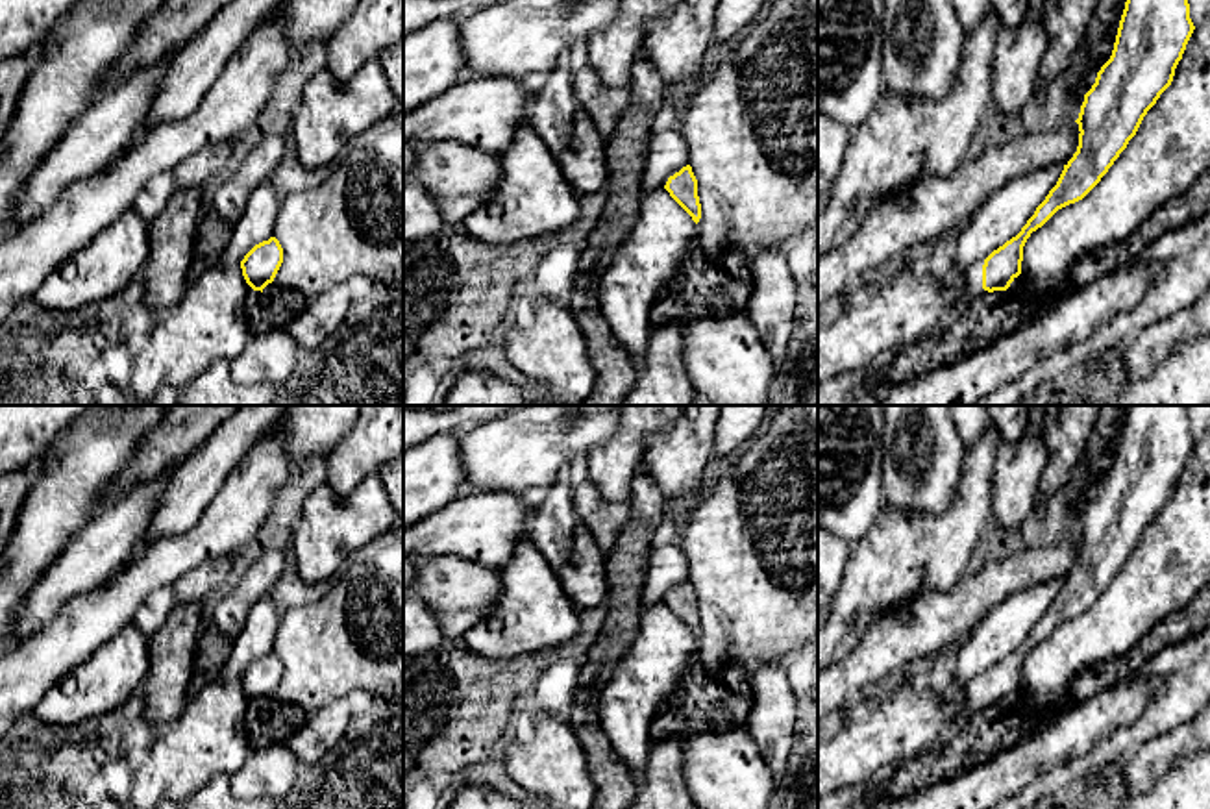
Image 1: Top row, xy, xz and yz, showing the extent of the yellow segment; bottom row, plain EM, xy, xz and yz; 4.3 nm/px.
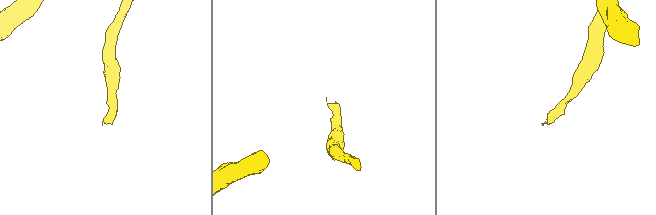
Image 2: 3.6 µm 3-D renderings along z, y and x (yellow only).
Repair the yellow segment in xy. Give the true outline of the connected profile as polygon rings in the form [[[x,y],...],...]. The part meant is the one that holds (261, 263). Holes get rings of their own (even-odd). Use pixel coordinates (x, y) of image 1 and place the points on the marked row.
[[[276,237],[255,244],[241,261],[242,276],[253,291],[274,281],[283,263],[283,248]]]

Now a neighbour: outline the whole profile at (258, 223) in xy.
[[[270,180],[250,194],[242,217],[231,226],[231,239],[220,259],[222,265],[241,263],[255,244],[274,237],[279,202]]]

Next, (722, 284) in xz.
[[[696,239],[675,280],[657,296],[649,322],[681,326],[690,315],[746,311],[751,289],[753,276],[742,252],[729,248],[709,257]]]

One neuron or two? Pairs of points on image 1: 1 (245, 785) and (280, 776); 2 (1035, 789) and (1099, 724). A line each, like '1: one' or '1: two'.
1: one
2: two

